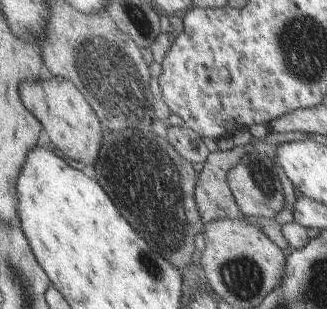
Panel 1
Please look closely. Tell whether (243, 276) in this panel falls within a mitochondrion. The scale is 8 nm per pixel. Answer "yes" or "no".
yes

